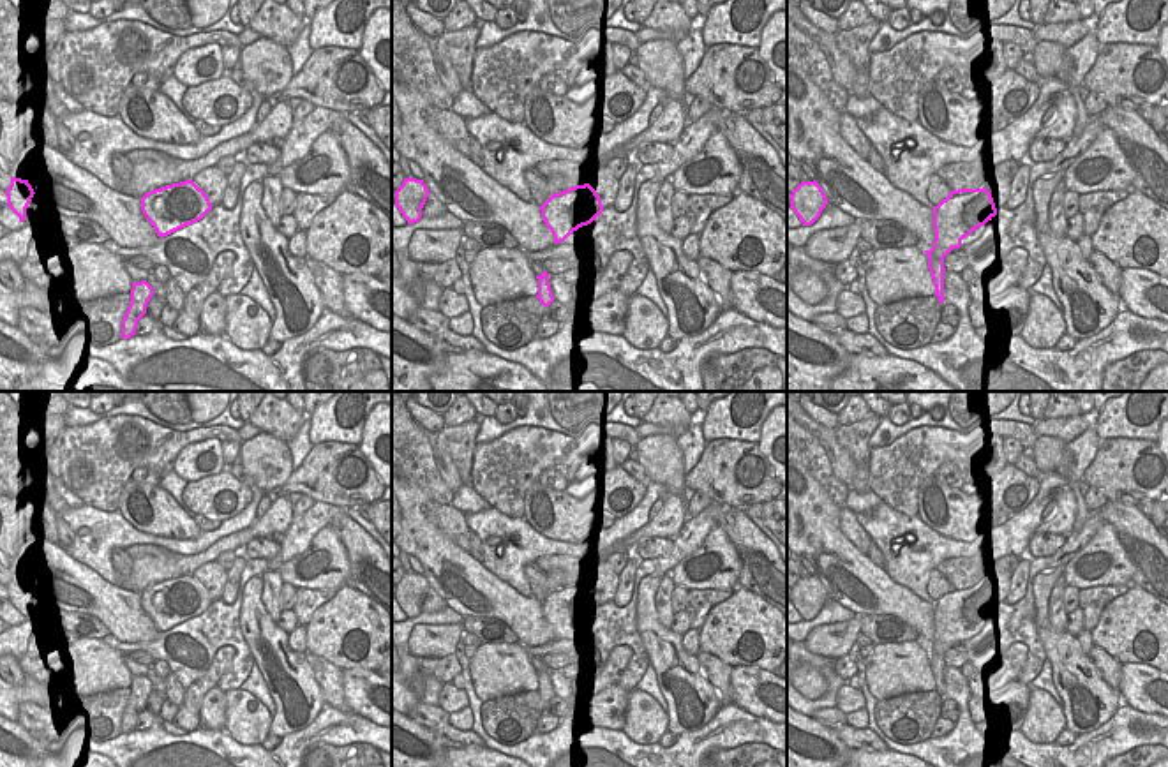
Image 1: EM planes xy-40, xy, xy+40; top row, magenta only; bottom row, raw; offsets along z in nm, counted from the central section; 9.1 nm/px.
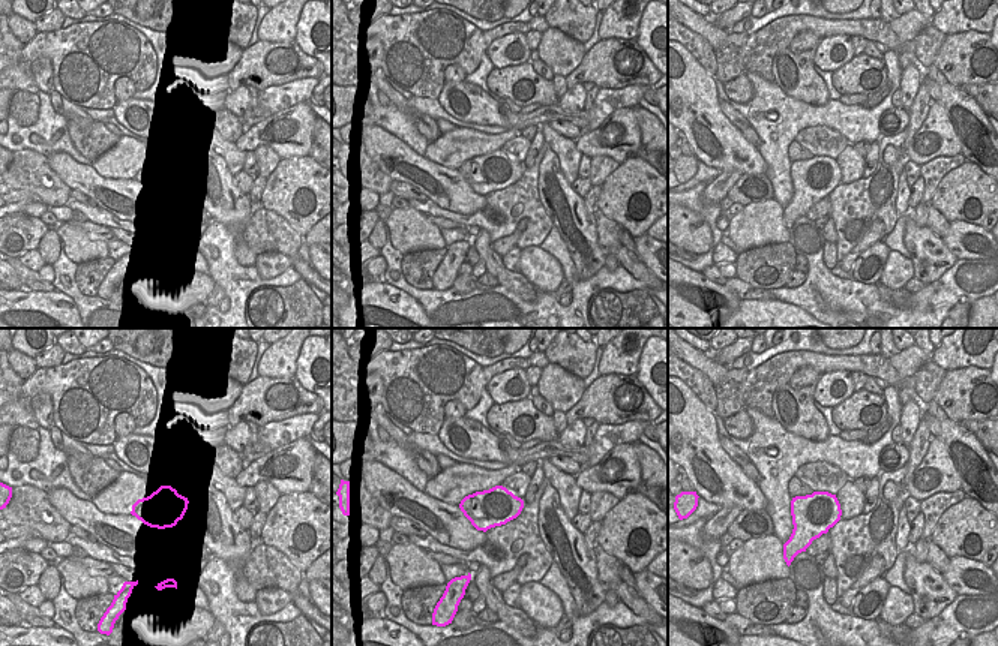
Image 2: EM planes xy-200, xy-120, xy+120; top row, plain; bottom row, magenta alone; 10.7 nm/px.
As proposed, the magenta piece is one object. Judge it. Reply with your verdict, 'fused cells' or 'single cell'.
fused cells

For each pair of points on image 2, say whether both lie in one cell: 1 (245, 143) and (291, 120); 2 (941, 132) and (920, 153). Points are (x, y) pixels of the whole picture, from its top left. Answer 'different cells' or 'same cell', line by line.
1: same cell
2: same cell

